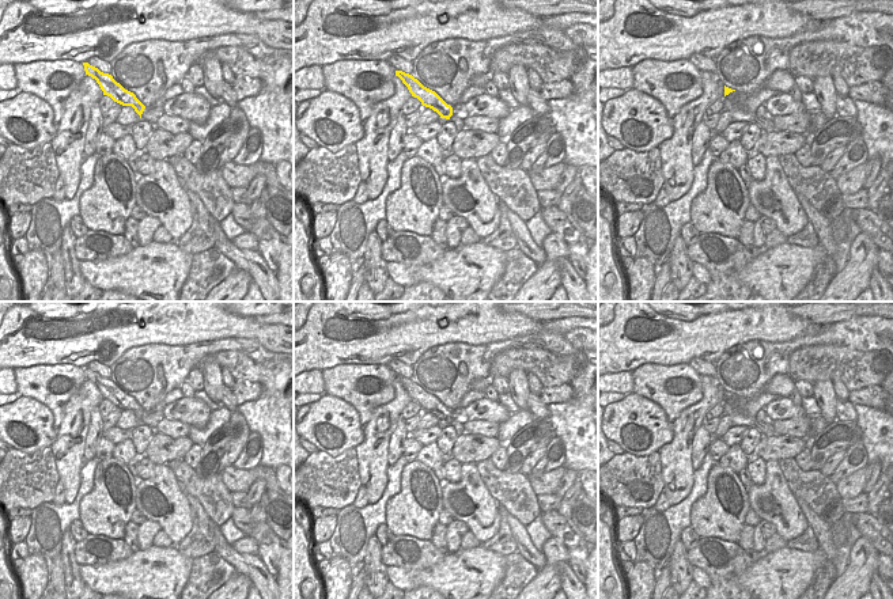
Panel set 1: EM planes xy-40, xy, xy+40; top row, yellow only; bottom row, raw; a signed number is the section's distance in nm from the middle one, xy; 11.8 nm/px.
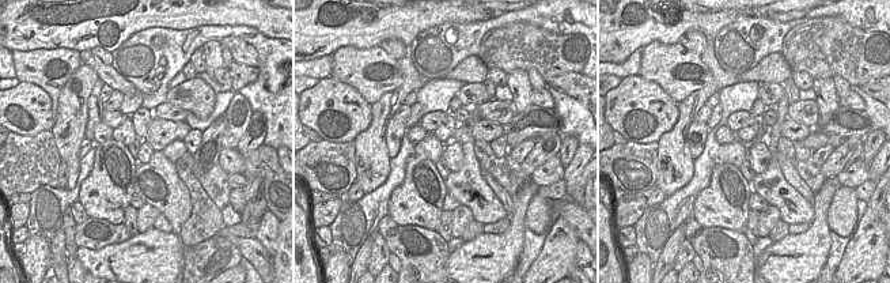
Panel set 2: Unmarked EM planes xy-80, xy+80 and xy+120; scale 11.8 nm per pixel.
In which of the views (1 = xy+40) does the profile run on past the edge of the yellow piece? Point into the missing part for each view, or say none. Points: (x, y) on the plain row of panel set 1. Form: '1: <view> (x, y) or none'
1: none

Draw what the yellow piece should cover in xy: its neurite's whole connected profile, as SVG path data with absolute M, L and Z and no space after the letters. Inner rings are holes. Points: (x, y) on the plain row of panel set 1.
M396 375L402 387L408 391L412 401L417 402L423 410L436 416L440 422L450 424L455 428L457 433L465 433L463 424L453 418L453 412L447 409L435 395L424 391L417 383L412 379L402 375Z

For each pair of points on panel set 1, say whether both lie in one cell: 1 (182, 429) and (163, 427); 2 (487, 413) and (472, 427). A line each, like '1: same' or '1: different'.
1: same
2: different

